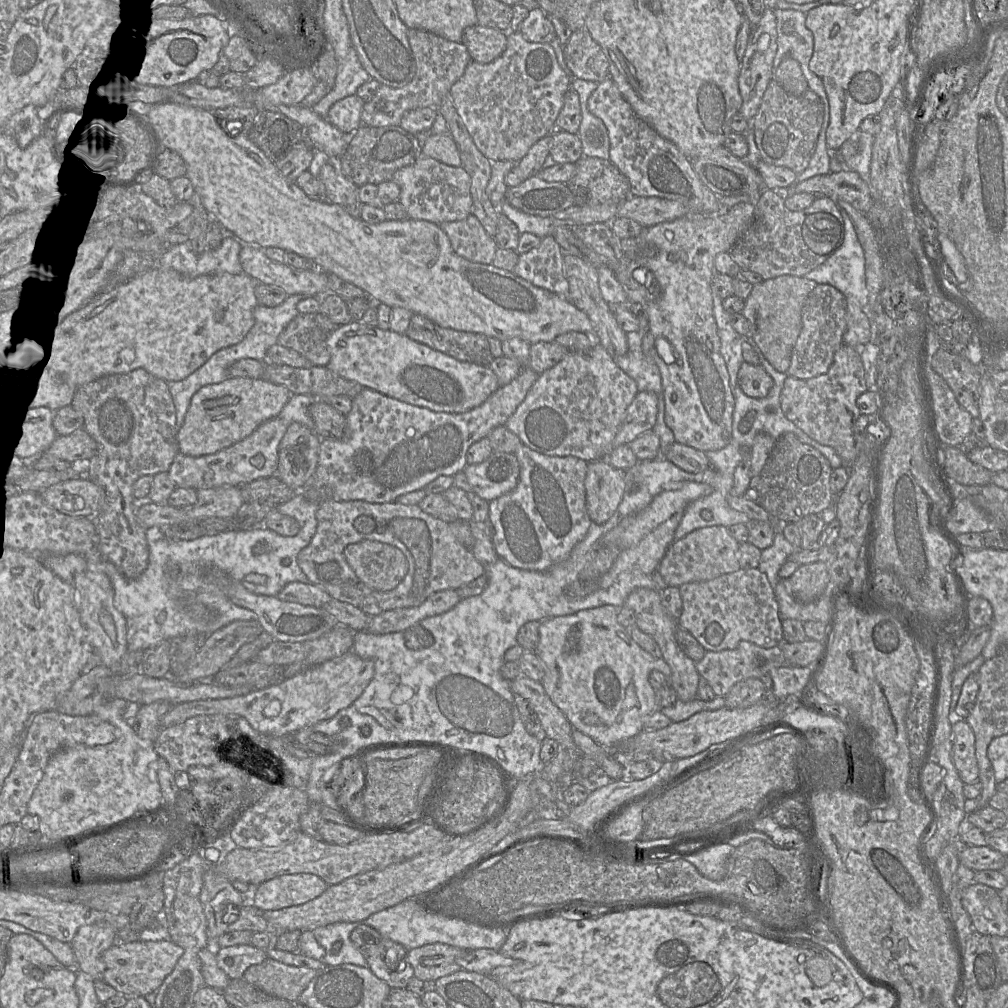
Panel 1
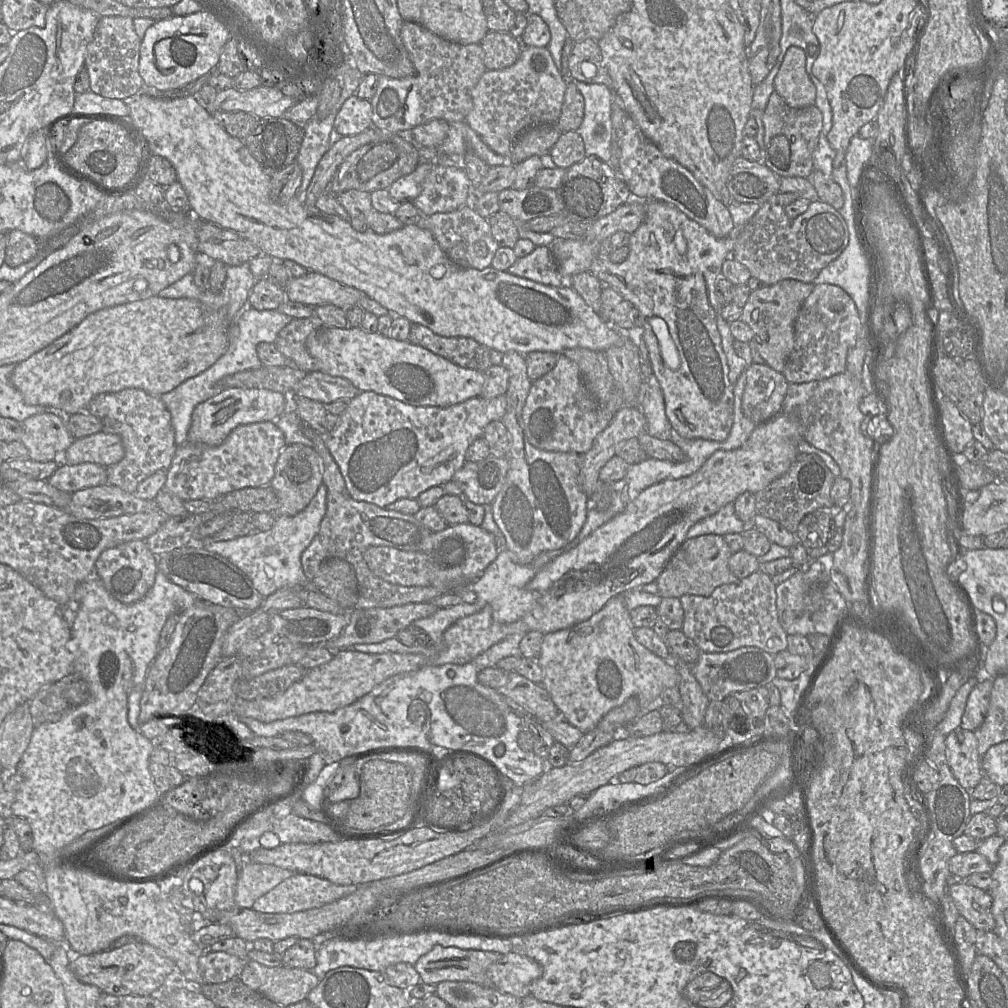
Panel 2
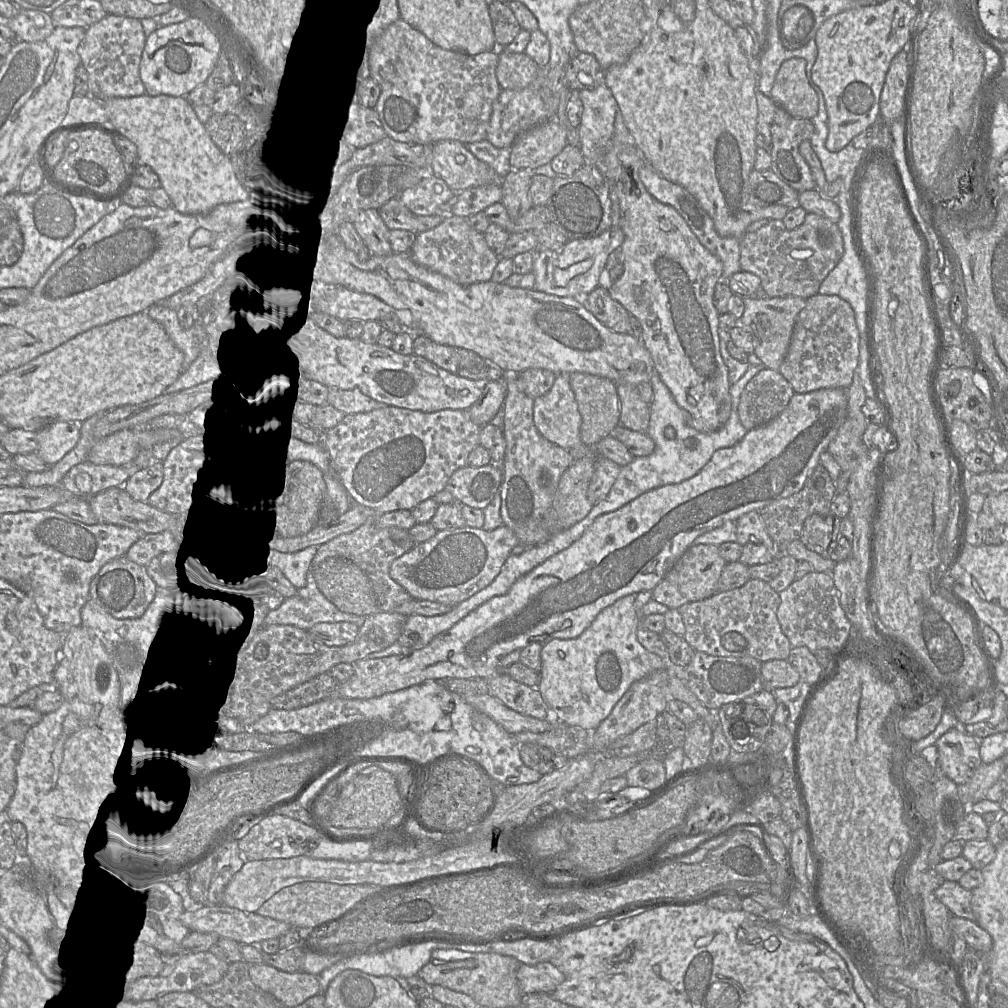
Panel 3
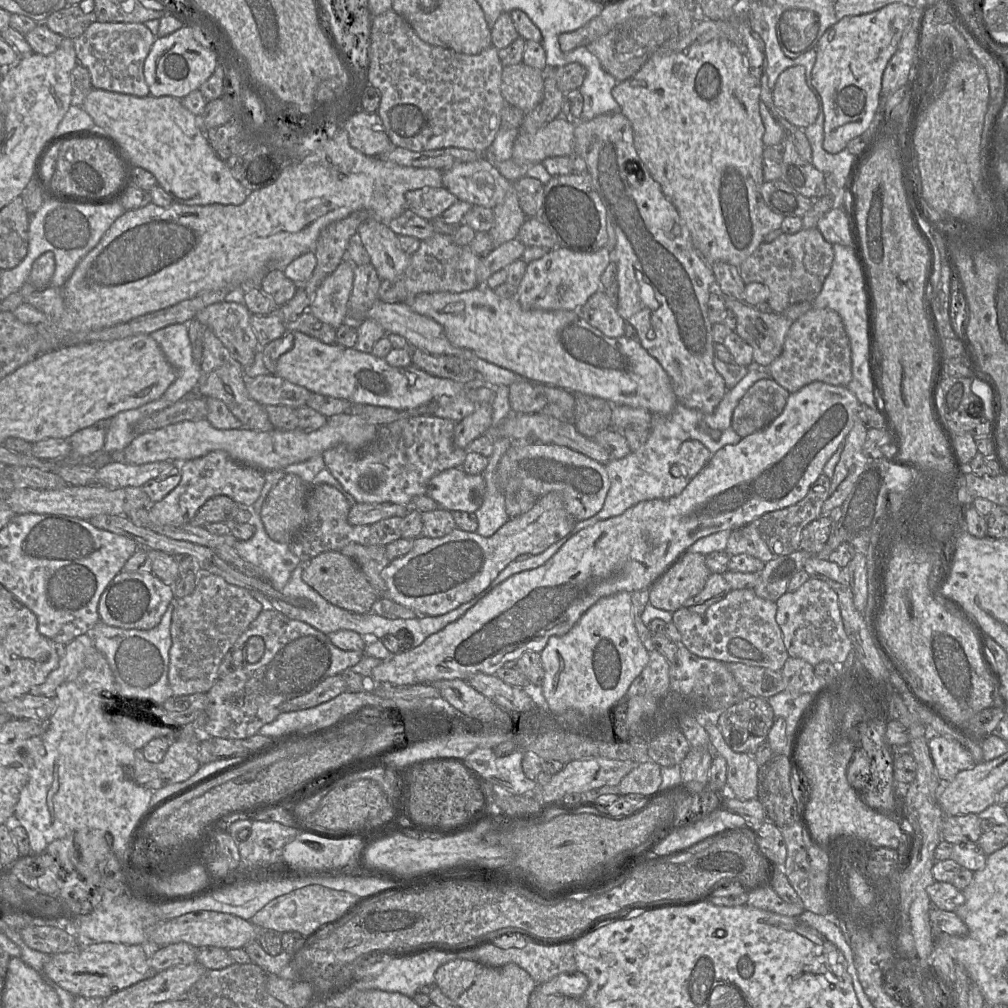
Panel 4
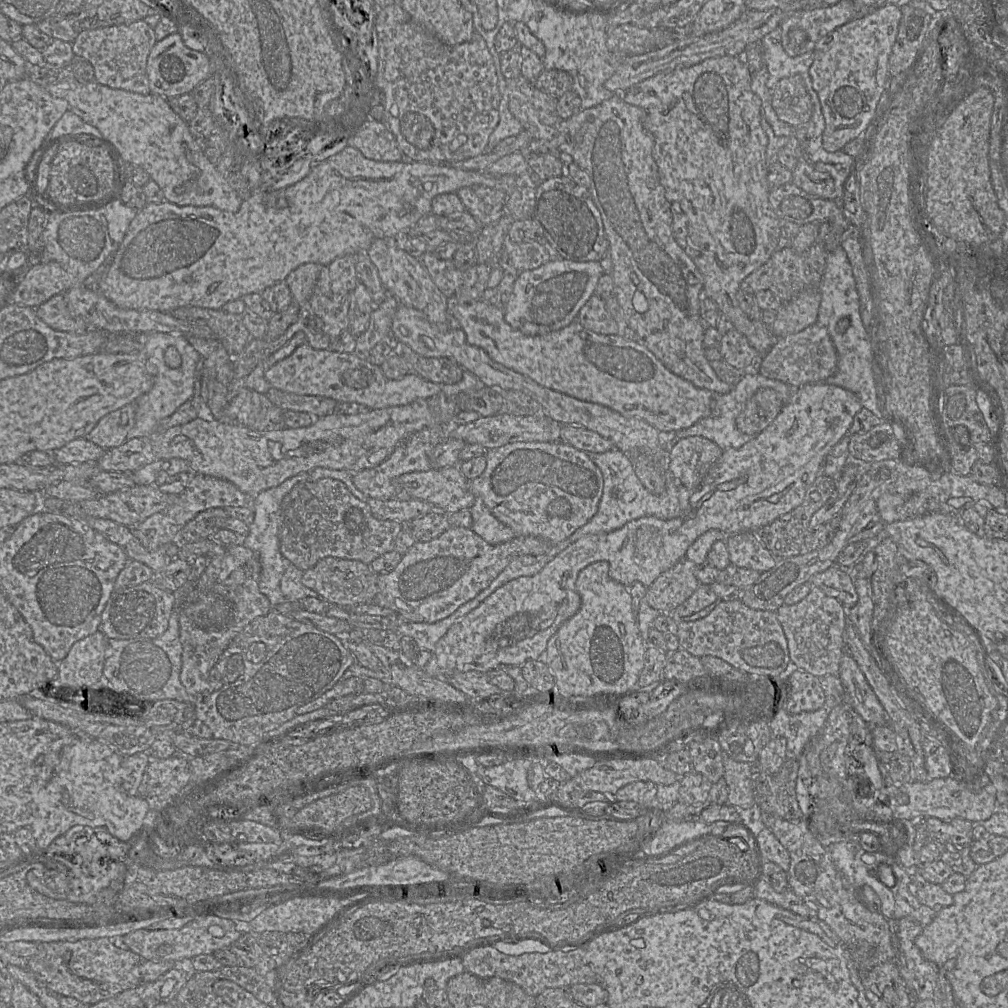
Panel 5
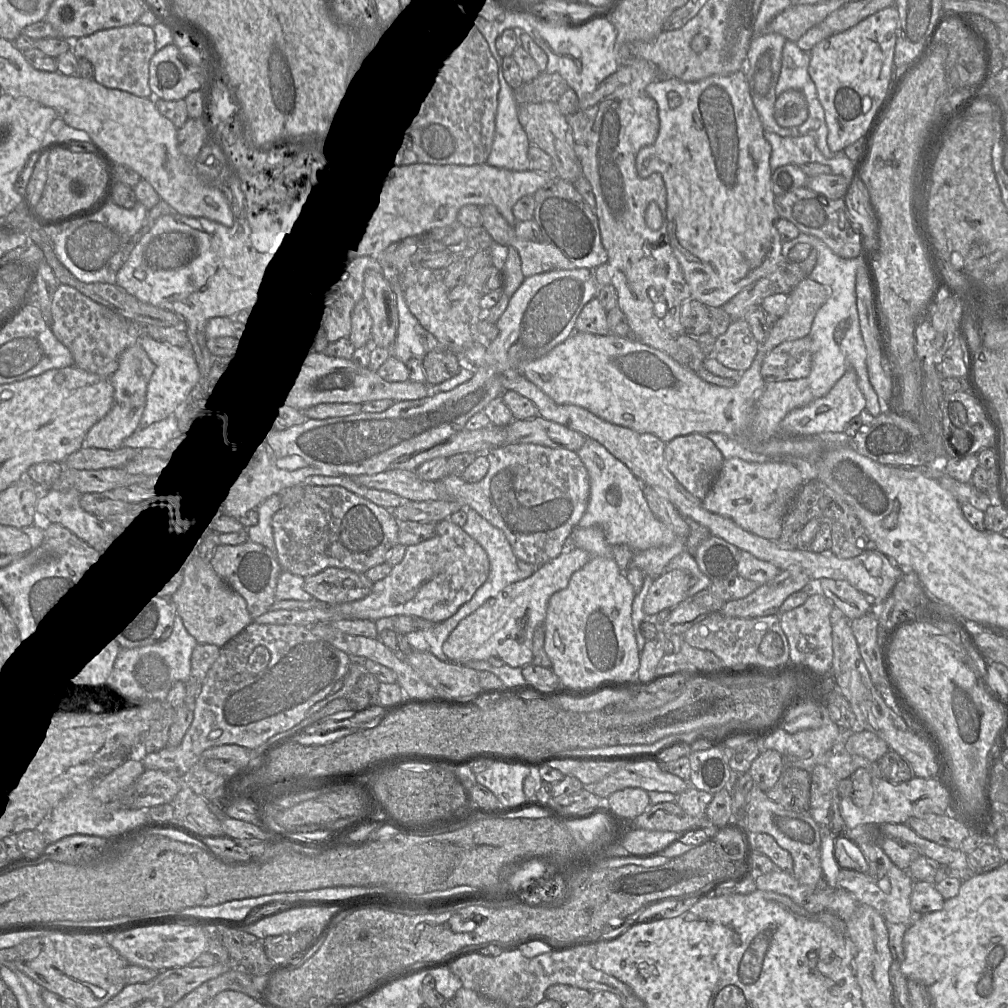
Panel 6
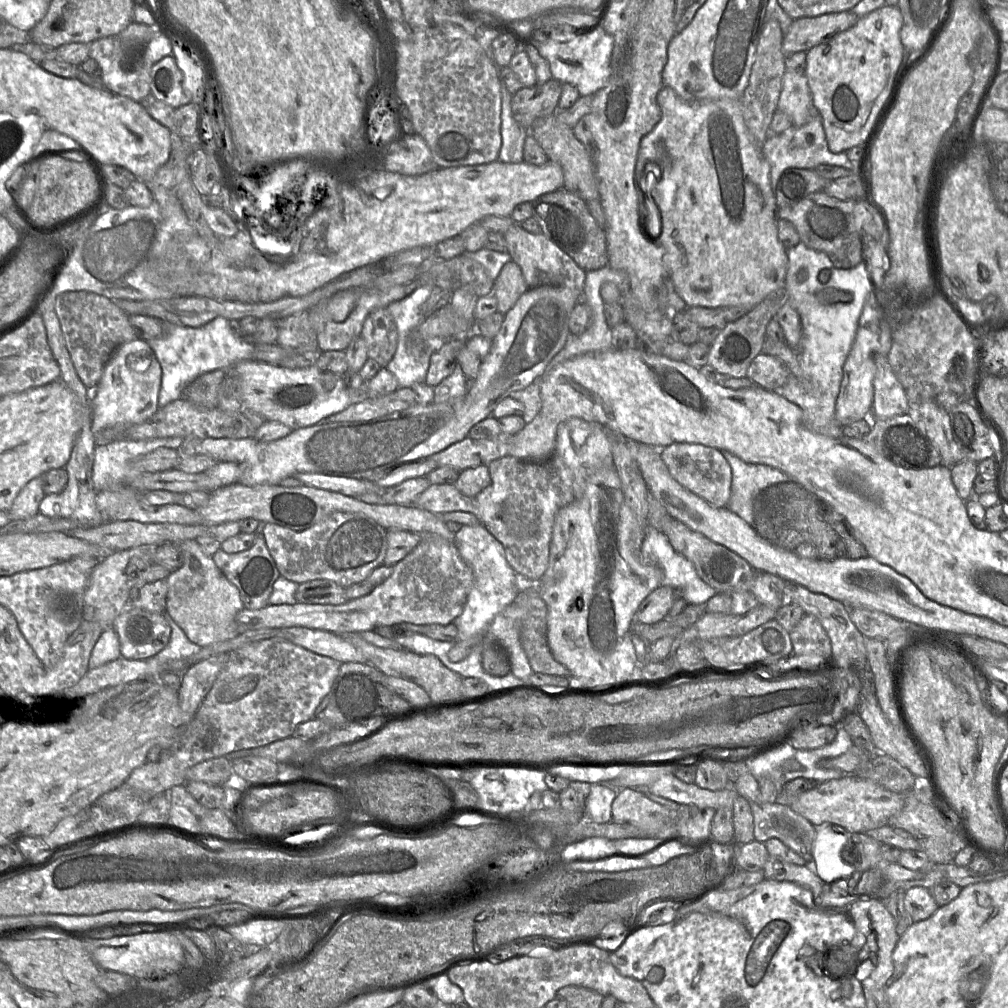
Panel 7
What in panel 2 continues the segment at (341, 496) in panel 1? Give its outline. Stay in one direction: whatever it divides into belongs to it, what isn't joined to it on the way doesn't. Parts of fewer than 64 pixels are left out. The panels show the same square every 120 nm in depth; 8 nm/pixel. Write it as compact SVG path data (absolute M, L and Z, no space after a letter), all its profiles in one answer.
M359 392L348 401L346 410L339 416L337 426L324 437L325 445L337 464L349 495L385 508L403 498L417 499L427 489L443 486L466 463L469 446L482 437L484 428L493 421L502 421L507 407L506 395L494 398L474 397L463 403L440 408L412 406L375 392Z

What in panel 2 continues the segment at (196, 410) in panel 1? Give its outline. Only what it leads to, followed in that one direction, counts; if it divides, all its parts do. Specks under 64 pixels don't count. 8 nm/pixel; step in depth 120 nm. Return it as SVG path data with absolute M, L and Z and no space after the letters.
M229 388L198 404L193 410L187 442L204 446L220 445L238 426L275 422L289 408L287 395L266 388Z

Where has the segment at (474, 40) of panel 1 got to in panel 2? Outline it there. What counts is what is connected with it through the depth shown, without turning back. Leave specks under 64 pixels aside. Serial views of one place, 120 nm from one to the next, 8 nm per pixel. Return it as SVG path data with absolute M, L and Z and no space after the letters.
M488 31L479 43L487 70L502 70L512 66L522 51L521 41L509 32Z

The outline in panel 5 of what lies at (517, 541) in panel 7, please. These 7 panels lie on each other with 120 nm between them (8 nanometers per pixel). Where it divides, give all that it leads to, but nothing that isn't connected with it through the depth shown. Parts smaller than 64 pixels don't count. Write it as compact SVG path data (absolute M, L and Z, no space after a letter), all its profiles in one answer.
M518 442L511 443L499 448L490 449L485 455L487 465L478 478L469 482L470 491L476 499L481 499L489 511L503 524L510 527L516 536L537 536L558 544L567 539L578 528L584 526L597 512L603 492L603 476L600 469L593 462L590 454L580 451L562 442Z

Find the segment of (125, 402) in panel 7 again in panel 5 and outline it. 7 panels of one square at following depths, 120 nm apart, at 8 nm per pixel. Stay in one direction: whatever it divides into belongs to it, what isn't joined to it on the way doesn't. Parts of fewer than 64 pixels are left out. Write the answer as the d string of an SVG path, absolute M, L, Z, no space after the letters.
M134 402L102 417L85 437L99 447L109 450L127 441L127 435L135 424Z

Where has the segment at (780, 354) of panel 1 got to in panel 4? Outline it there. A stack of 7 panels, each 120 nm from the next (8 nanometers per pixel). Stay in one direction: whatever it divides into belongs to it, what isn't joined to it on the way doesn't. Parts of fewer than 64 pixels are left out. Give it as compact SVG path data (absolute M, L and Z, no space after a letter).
M720 291L719 293L724 299L727 310L732 311L736 316L736 333L753 348L753 362L763 367L769 366L782 353L787 333L794 321L782 313L773 311L763 313L755 306L739 301Z

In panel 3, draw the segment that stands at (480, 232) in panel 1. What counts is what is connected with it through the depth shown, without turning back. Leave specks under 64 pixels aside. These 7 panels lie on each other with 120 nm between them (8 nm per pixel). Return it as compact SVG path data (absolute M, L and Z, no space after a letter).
M448 214L435 228L417 234L409 251L411 259L460 285L491 280L499 256L488 246L484 233L474 230L467 218Z

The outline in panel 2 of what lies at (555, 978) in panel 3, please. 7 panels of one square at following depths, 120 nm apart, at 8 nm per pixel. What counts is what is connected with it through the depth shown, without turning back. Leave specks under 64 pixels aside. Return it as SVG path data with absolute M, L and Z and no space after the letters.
M509 952L488 968L488 977L494 987L522 999L530 995L531 984L541 977L542 967L533 959Z

